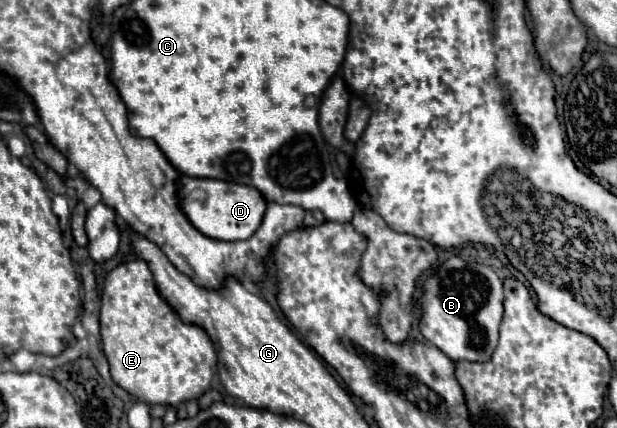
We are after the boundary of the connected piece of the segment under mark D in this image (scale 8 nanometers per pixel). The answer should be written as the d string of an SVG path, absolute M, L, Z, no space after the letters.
M182 175L182 187L178 191L180 207L190 219L190 223L204 235L220 241L244 241L252 237L252 233L260 227L266 201L256 187L218 181L218 179L194 179Z

